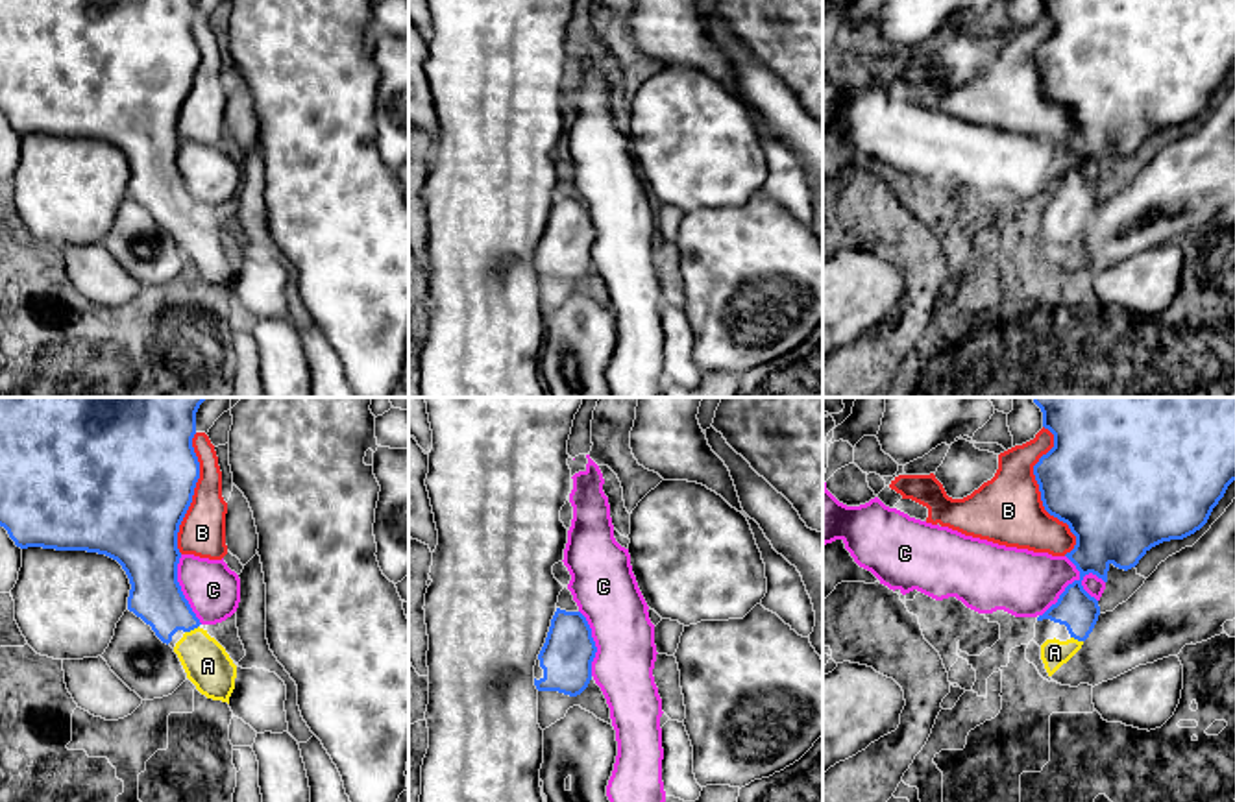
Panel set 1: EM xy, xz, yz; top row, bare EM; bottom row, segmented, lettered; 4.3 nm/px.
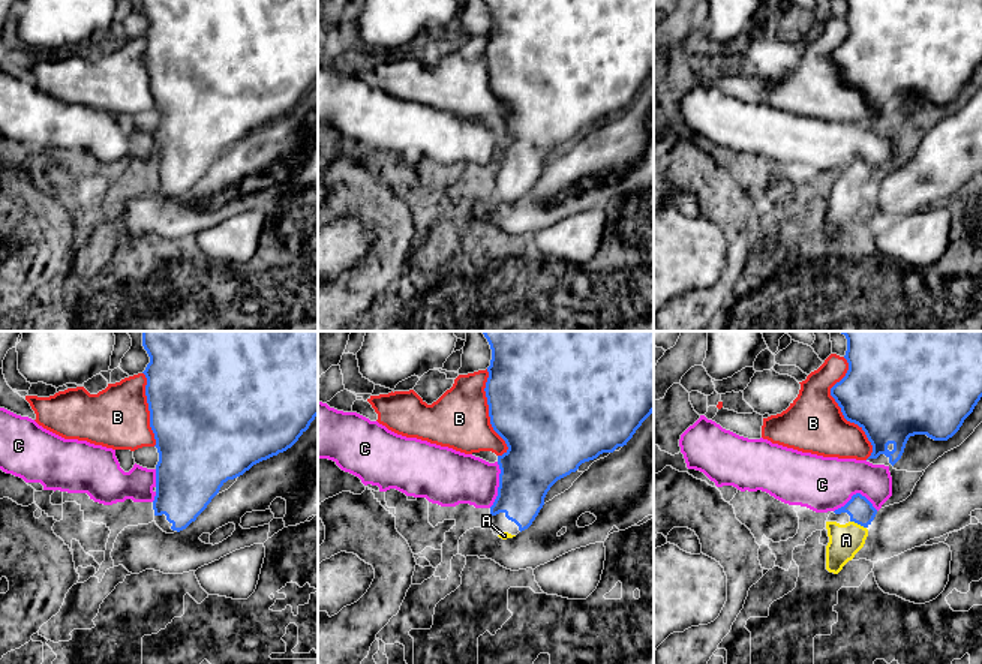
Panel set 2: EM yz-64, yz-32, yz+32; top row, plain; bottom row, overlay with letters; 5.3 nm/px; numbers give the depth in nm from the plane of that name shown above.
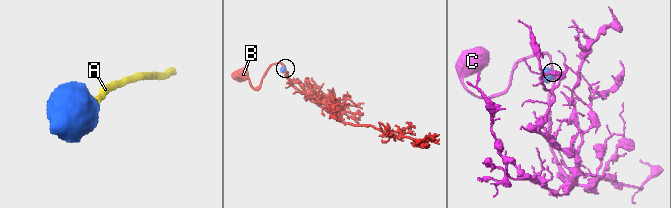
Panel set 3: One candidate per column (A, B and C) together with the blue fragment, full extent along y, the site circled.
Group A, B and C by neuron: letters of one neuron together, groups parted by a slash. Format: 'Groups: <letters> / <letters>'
Groups: A / B / C

